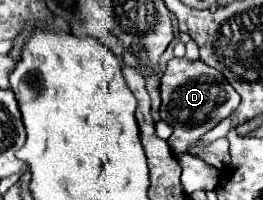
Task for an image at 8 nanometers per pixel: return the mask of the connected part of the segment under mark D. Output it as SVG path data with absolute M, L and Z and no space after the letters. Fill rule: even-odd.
M188 59L168 61L168 69L162 73L160 79L160 95L162 95L160 117L162 121L174 127L174 133L168 139L168 143L176 155L188 151L190 145L194 145L206 131L210 131L222 119L232 115L238 107L238 93L234 91L234 87L230 87L230 83L224 79L222 73L214 71L206 63Z

